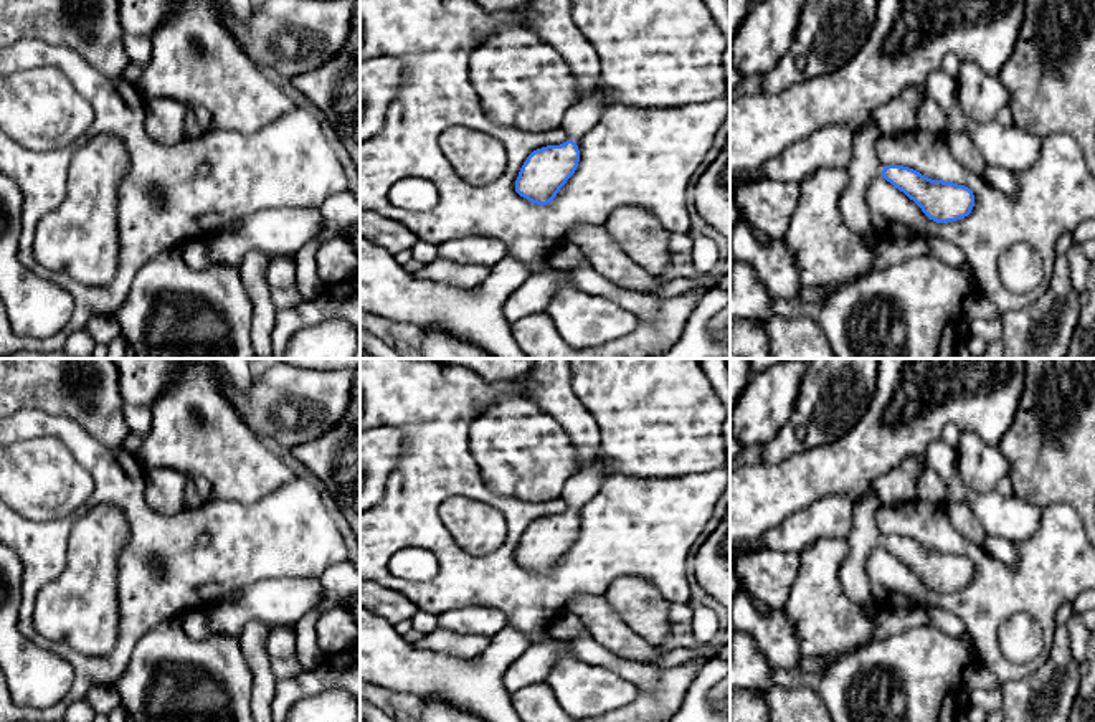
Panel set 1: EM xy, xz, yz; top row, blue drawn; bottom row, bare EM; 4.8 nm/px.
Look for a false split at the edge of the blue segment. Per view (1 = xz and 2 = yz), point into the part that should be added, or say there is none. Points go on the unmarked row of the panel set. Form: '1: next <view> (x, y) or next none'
1: next xz (583, 486)
2: next yz (864, 536)

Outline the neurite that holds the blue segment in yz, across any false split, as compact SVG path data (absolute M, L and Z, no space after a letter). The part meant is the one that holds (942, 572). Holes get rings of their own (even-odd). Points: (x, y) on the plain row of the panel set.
M874 491L854 506L852 525L846 535L849 552L839 568L841 585L851 601L867 613L879 610L865 573L865 560L877 545L903 562L936 593L956 591L971 583L974 565L968 557L931 550L903 535L882 537L875 524L880 506L882 501Z

